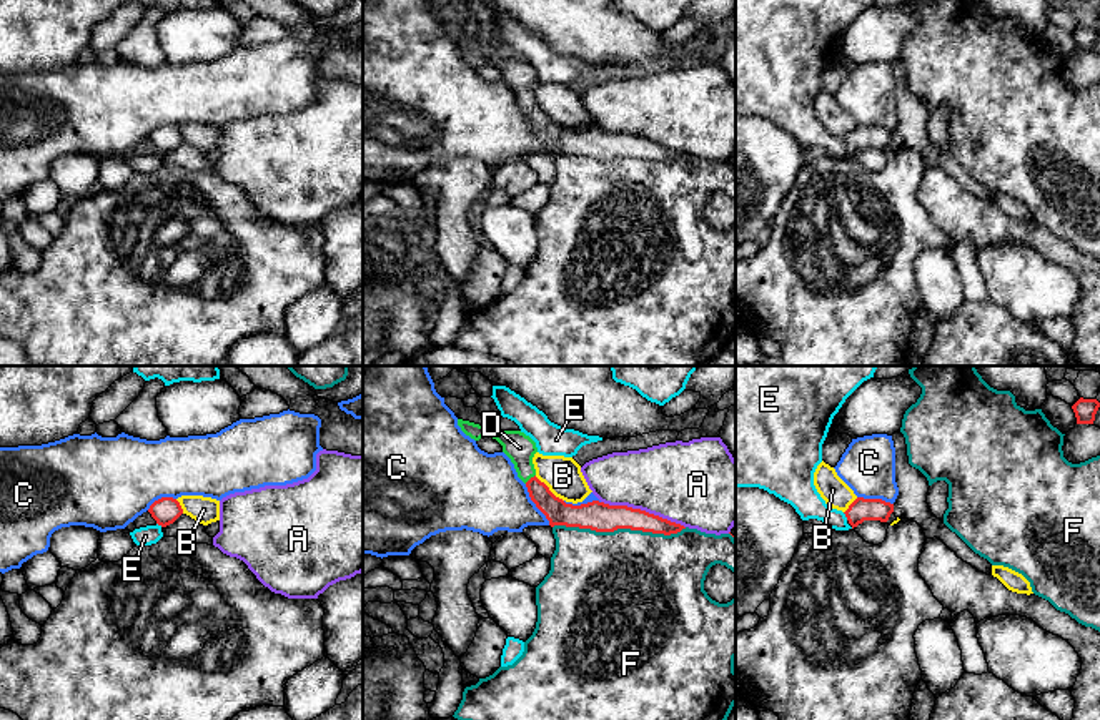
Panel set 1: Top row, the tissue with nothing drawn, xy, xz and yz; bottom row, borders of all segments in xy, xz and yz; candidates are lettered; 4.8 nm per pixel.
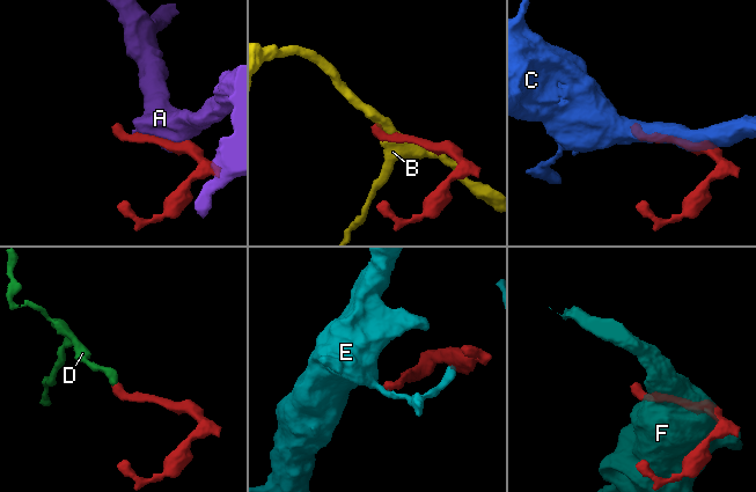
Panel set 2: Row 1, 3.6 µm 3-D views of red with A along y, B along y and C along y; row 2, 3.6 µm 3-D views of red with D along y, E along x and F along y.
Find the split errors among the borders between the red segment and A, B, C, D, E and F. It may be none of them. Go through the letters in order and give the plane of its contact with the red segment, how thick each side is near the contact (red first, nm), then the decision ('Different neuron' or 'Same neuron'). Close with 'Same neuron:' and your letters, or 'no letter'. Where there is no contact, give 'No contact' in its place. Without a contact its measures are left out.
A: Touches red in xz. Thickness 140 nm (red) against 400 nm. Different neuron
B: Touches red in xz. Thickness 130 nm (red) against 180 nm. Different neuron
C: Touches red in xz. Thickness 120 nm (red) against 360 nm. Different neuron
D: Touches red in xz. Thickness 120 nm (red) against 140 nm. Same neuron
E: Touches red in yz. Thickness 110 nm (red) against 150 nm. Different neuron
F: Touches red in xz. Thickness 140 nm (red) against 480 nm. Different neuron
Same neuron: D

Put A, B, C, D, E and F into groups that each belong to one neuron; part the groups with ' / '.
A / B / C / D / E / F

